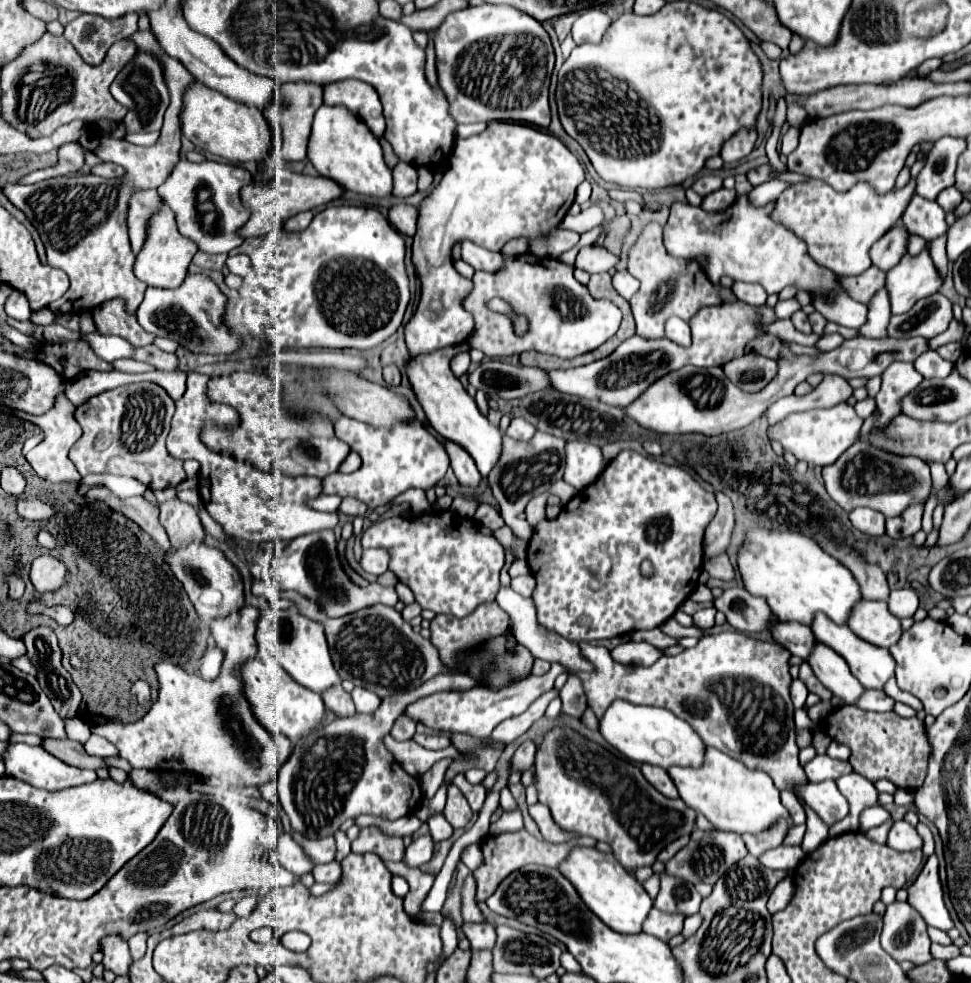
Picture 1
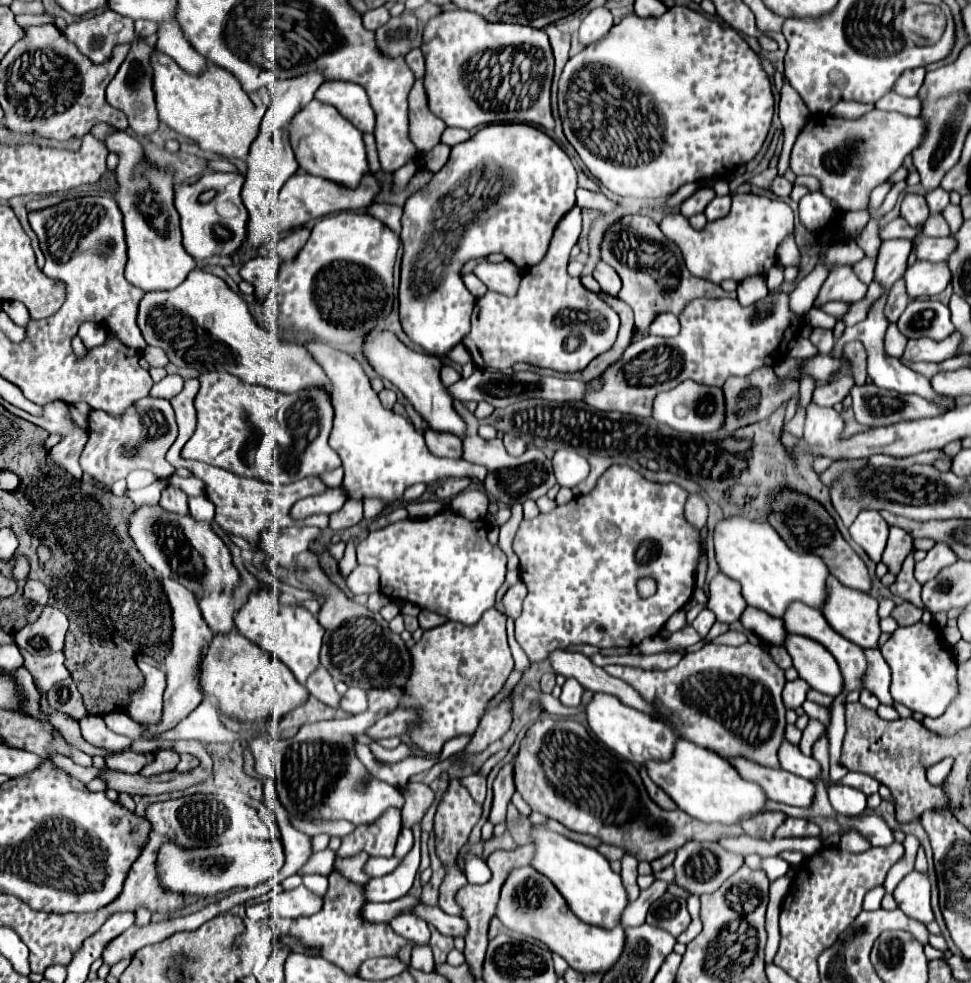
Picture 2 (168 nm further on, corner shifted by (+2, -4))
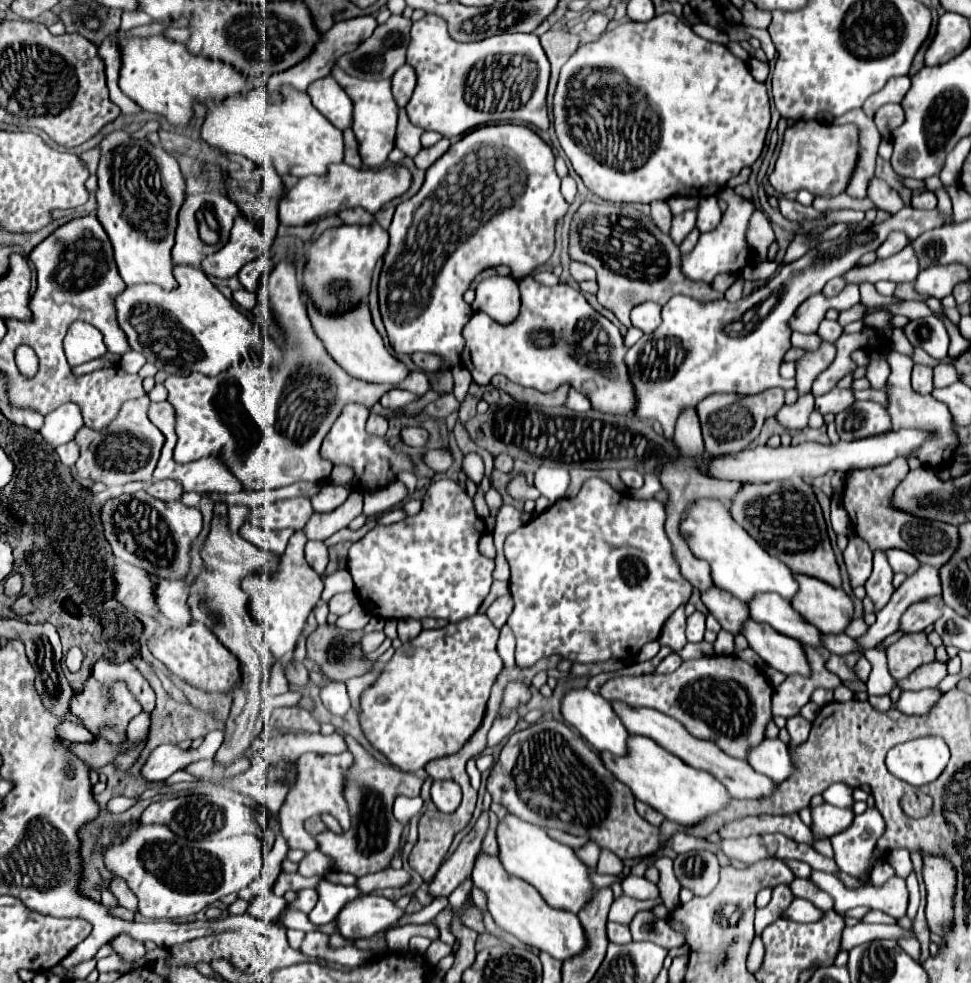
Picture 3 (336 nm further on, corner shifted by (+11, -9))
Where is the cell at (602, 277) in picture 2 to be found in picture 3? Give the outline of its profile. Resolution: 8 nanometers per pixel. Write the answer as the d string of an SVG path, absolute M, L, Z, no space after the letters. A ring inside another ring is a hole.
M572 261L570 265L570 275L574 281L596 281L596 271L590 267L590 265L584 265L584 263L578 263L578 261Z

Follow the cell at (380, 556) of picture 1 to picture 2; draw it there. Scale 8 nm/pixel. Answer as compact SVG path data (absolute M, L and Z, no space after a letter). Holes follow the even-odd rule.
M357 566L349 576L347 576L347 588L351 594L373 594L379 590L379 578L377 570L369 566Z

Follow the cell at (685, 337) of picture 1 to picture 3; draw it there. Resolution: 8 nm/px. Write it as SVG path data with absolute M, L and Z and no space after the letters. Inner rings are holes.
M642 303L642 305L636 305L630 313L630 319L632 319L632 325L638 327L640 331L644 331L646 335L656 331L662 323L662 317L660 317L660 305L658 303Z

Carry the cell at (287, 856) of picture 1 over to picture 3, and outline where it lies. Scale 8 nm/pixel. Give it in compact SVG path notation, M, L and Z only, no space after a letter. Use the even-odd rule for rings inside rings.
M138 825L130 833L126 841L116 845L114 849L106 851L106 867L116 873L118 877L124 877L130 885L130 889L138 897L138 913L146 919L178 919L178 917L188 917L194 915L214 901L242 891L246 885L250 885L254 879L260 877L262 871L262 841L256 835L240 835L240 837L230 837L222 841L188 841L178 835L174 835L168 827L164 825Z

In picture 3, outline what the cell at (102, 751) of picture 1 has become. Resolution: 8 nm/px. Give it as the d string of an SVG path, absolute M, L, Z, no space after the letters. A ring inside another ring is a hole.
M160 745L150 753L140 773L146 781L164 781L168 775L184 769L196 759L194 751L184 751L176 745Z

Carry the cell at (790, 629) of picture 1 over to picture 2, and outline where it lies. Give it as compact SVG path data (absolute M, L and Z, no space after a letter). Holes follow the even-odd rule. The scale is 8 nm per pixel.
M747 606L743 616L741 616L741 624L755 632L761 640L765 640L771 646L781 646L785 642L785 628L783 622L779 618L773 618L769 614L765 614L763 610L757 610L753 606Z

